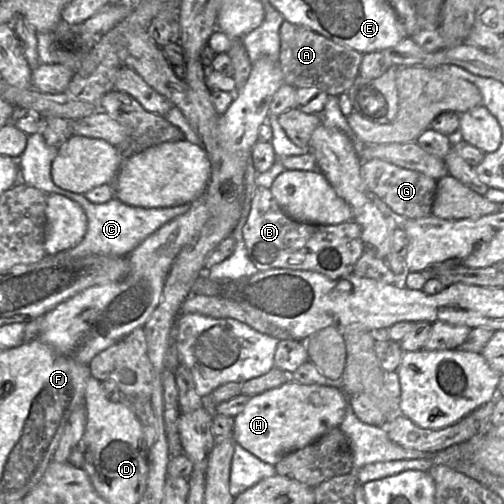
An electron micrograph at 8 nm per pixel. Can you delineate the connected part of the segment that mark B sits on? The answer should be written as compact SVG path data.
M256 186L254 190L242 235L248 256L259 271L288 268L315 271L330 279L339 279L353 272L355 263L365 251L365 245L361 238L361 227L354 220L330 225L297 222L285 214L270 189L263 186Z

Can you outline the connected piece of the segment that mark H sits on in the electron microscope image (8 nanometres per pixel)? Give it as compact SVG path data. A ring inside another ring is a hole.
M289 380L279 387L250 397L241 413L234 417L232 437L235 442L265 463L277 464L286 454L299 450L335 427L346 414L348 396L342 389L330 385L305 385Z

